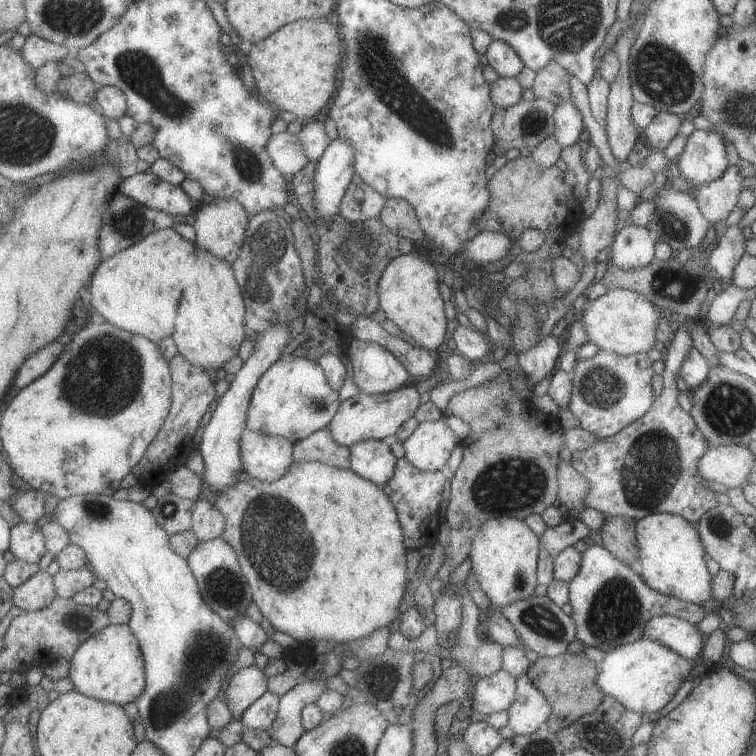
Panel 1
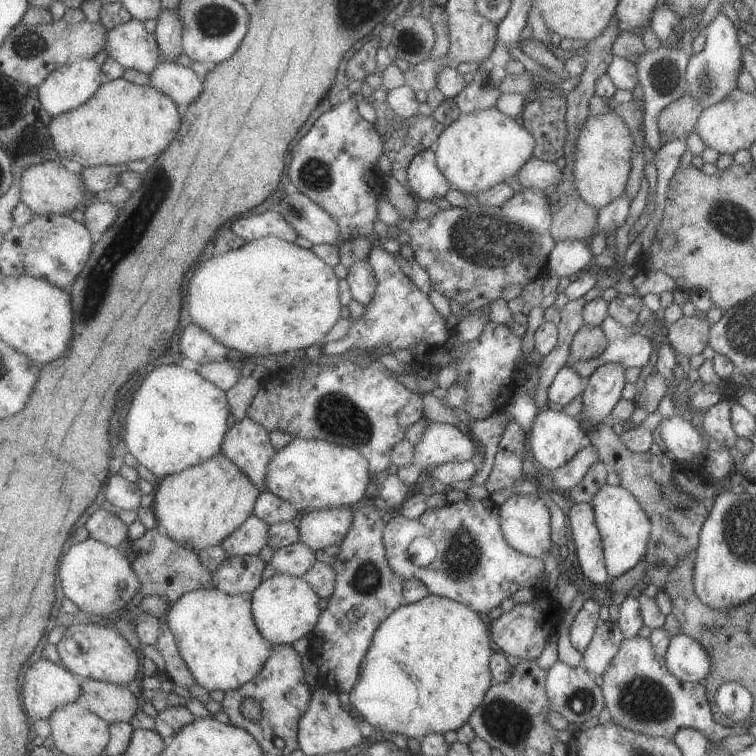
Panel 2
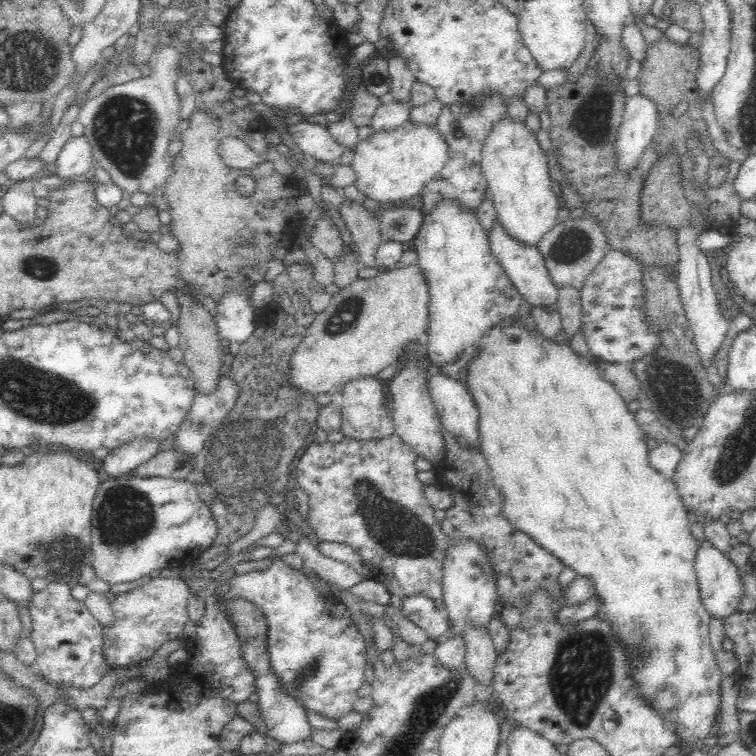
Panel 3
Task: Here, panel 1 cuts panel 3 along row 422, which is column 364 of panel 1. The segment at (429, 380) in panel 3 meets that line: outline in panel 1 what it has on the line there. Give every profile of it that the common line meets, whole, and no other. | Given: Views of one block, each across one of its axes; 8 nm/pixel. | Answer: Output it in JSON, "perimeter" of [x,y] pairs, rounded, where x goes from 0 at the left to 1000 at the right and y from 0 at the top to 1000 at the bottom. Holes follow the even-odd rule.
{"perimeter":[[[509,582],[470,585],[463,595],[464,620],[479,632],[508,646],[522,630],[528,607]]]}

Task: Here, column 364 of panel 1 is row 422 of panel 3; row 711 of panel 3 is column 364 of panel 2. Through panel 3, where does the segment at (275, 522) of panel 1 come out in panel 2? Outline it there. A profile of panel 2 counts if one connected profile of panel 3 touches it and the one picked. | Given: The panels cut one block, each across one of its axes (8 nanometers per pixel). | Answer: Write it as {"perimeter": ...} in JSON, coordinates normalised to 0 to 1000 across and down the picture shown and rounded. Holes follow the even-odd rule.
{"perimeter":[[[571,784],[562,794],[557,794],[557,796],[538,799],[528,804],[526,808],[519,810],[517,815],[512,816],[512,820],[507,823],[505,829],[496,839],[491,860],[485,862],[485,870],[480,873],[479,893],[475,896],[475,902],[468,913],[462,917],[463,930],[479,944],[483,952],[488,954],[507,970],[520,968],[520,971],[530,971],[536,976],[544,975],[552,980],[558,980],[567,971],[587,971],[589,968],[594,968],[594,966],[601,966],[602,968],[610,966],[612,959],[618,958],[618,952],[639,931],[643,915],[652,903],[652,896],[647,894],[648,870],[652,866],[652,860],[649,860],[649,847],[647,847],[644,828],[639,825],[640,817],[628,806],[611,796],[594,790],[573,787]]]}

